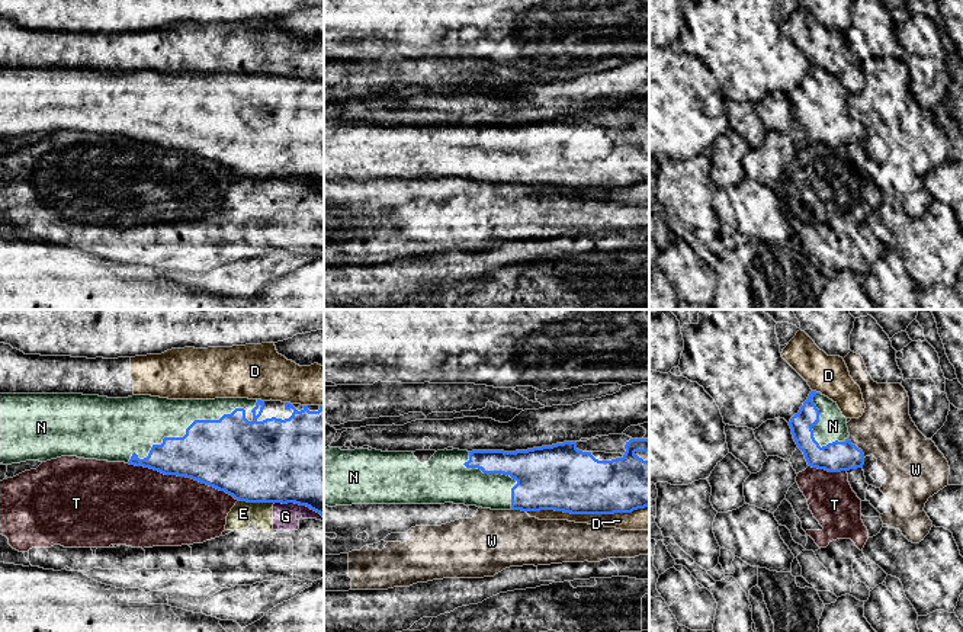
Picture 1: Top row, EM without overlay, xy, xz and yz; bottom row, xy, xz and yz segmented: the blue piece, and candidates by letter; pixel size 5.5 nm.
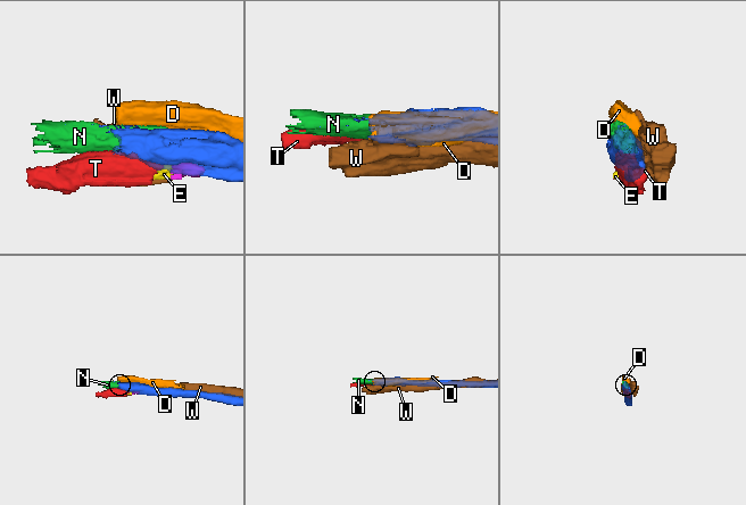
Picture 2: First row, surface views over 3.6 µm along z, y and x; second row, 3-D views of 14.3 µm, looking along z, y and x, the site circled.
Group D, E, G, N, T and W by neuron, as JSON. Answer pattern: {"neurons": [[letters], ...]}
{"neurons": [["D"], ["E", "G", "T"], ["N"], ["W"]]}

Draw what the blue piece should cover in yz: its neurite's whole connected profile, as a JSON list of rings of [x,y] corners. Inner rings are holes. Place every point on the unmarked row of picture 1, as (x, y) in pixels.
[[[810,65],[789,100],[809,141],[828,147],[863,142],[864,128],[848,112],[847,93],[837,77]]]

